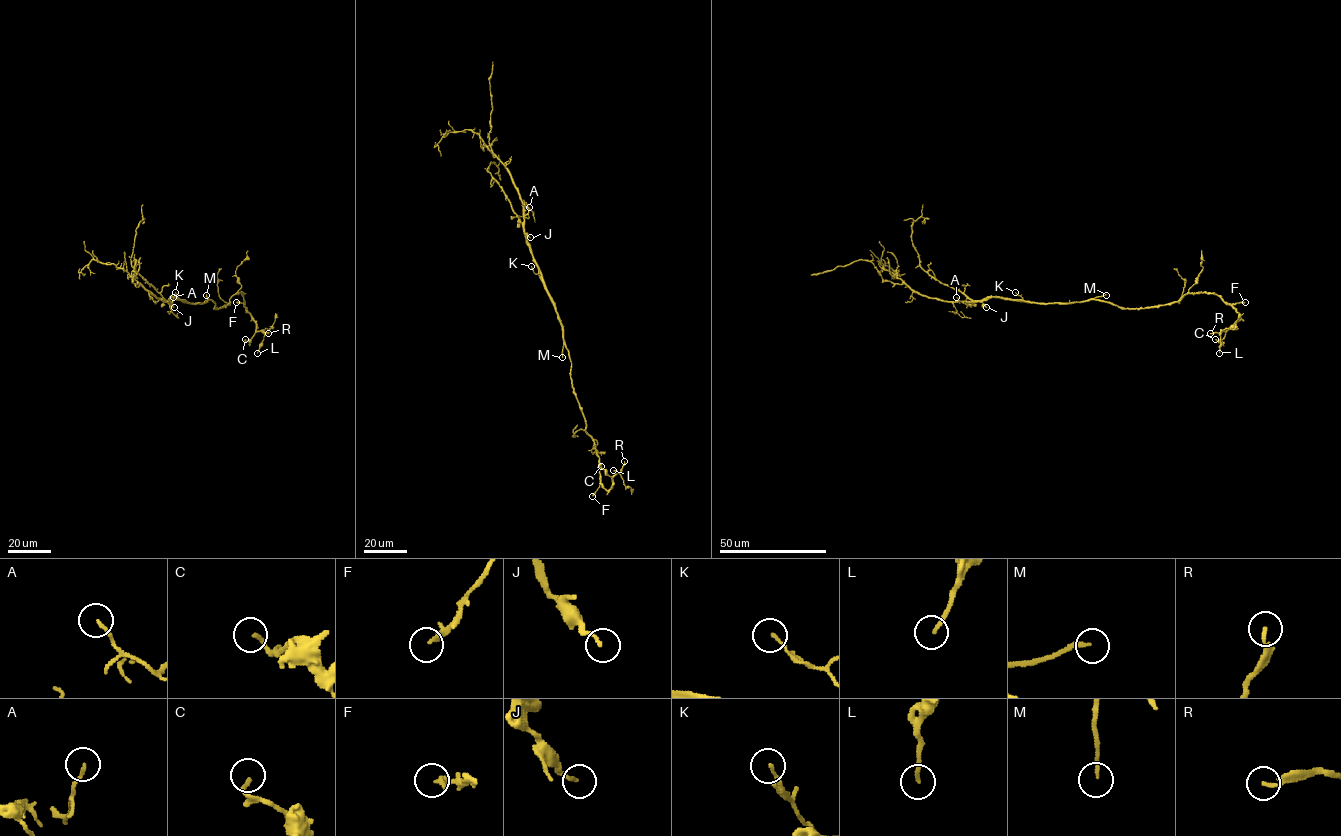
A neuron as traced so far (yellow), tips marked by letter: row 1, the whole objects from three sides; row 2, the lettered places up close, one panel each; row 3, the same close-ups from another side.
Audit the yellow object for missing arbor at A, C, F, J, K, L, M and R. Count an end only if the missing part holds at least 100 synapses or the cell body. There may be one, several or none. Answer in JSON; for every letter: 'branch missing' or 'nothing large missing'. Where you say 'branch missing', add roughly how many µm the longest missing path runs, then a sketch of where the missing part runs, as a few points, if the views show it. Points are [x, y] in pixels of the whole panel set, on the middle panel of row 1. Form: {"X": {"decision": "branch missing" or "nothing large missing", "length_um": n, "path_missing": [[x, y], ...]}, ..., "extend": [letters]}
{"A": {"decision": "nothing large missing"}, "C": {"decision": "nothing large missing"}, "F": {"decision": "nothing large missing"}, "J": {"decision": "nothing large missing"}, "K": {"decision": "nothing large missing"}, "L": {"decision": "nothing large missing"}, "M": {"decision": "branch missing", "length_um": 120, "path_missing": [[562, 357], [529, 427], [531, 452], [558, 487], [594, 509], [604, 524]]}, "R": {"decision": "nothing large missing"}, "extend": ["M"]}

